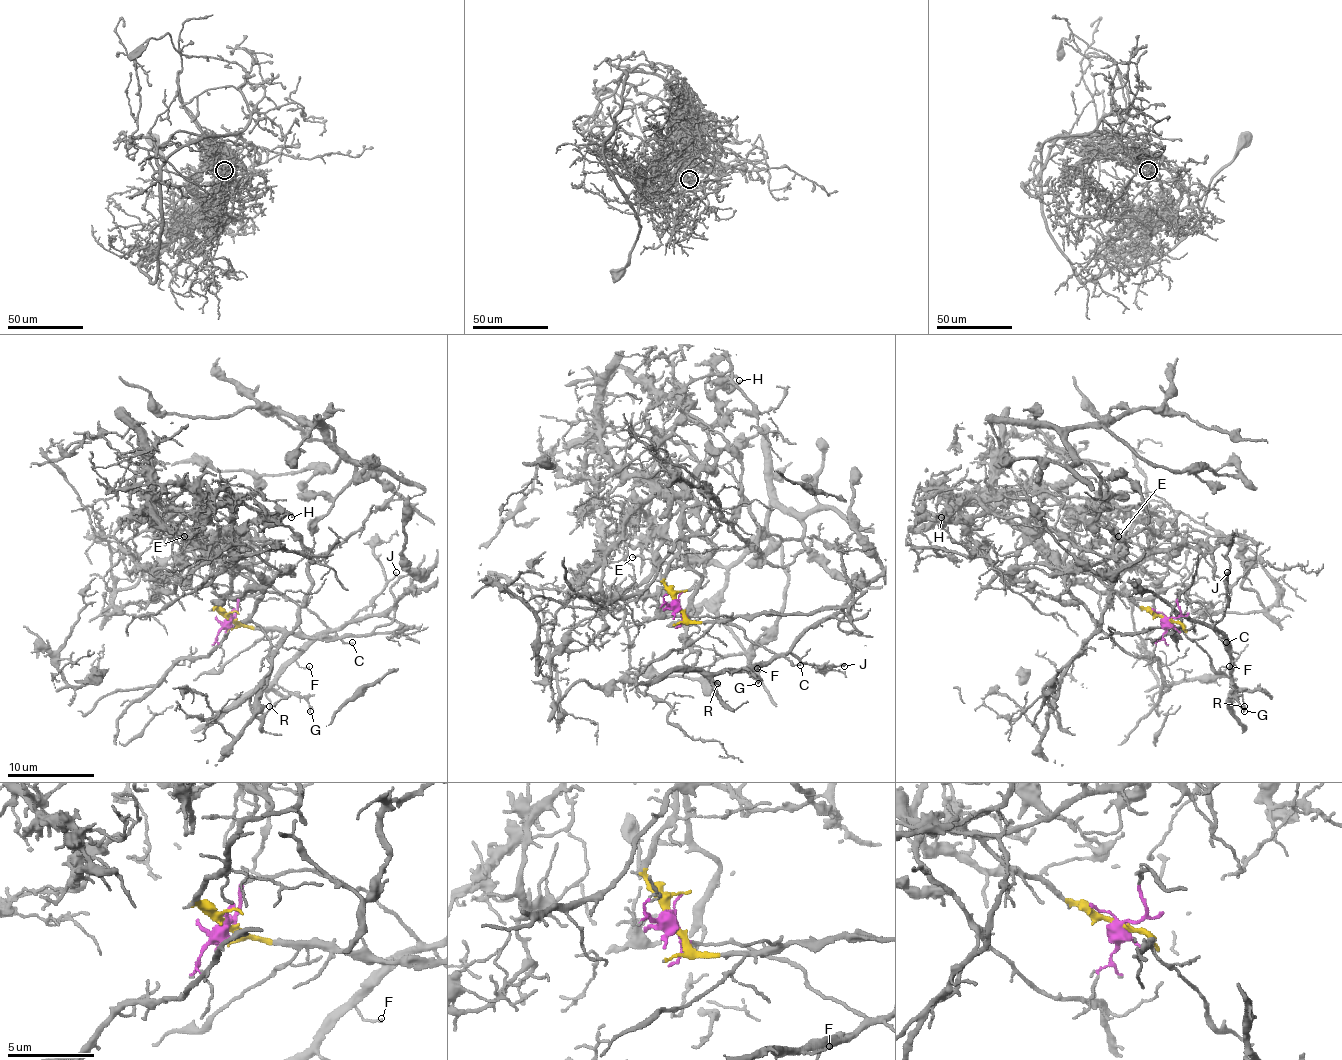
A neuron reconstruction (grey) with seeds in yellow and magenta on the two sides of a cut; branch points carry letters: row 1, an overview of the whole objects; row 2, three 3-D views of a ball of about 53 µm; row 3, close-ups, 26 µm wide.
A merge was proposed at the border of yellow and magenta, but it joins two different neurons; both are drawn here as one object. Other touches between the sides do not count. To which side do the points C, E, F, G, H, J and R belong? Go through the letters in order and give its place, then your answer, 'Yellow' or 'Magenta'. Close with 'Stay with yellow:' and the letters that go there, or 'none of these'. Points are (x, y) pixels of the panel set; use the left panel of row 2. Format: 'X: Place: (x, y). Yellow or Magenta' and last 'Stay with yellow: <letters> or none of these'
C: Place: (352, 642). Magenta
E: Place: (184, 536). Yellow
F: Place: (309, 666). Magenta
G: Place: (310, 711). Magenta
H: Place: (291, 517). Yellow
J: Place: (396, 572). Magenta
R: Place: (269, 706). Magenta
Stay with yellow: E, H

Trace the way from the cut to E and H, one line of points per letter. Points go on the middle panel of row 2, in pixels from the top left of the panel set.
E: (677, 605), (666, 573), (681, 507), (653, 481), (670, 475), (681, 505), (653, 557), (633, 557)
H: (677, 605), (666, 573), (679, 544), (681, 507), (653, 481), (690, 477), (707, 459), (716, 390), (740, 381)

